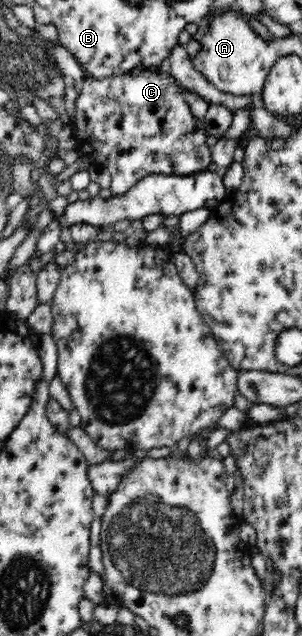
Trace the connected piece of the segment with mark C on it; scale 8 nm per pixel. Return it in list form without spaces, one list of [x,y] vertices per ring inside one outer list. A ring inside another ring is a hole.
[[[162,64],[159,67],[137,67],[124,75],[104,78],[100,81],[85,79],[81,82],[79,88],[78,99],[76,100],[76,121],[72,124],[74,136],[79,143],[78,150],[86,156],[92,164],[103,167],[109,171],[109,175],[111,176],[110,190],[113,196],[127,193],[133,185],[139,183],[139,181],[141,181],[143,177],[147,177],[147,175],[163,173],[169,176],[189,176],[190,174],[205,172],[207,170],[207,165],[212,161],[212,155],[210,146],[207,144],[208,134],[206,133],[204,119],[199,119],[199,117],[195,117],[195,115],[191,113],[191,103],[187,101],[187,97],[183,94],[184,91],[182,91],[181,85],[171,74],[166,64]]]

